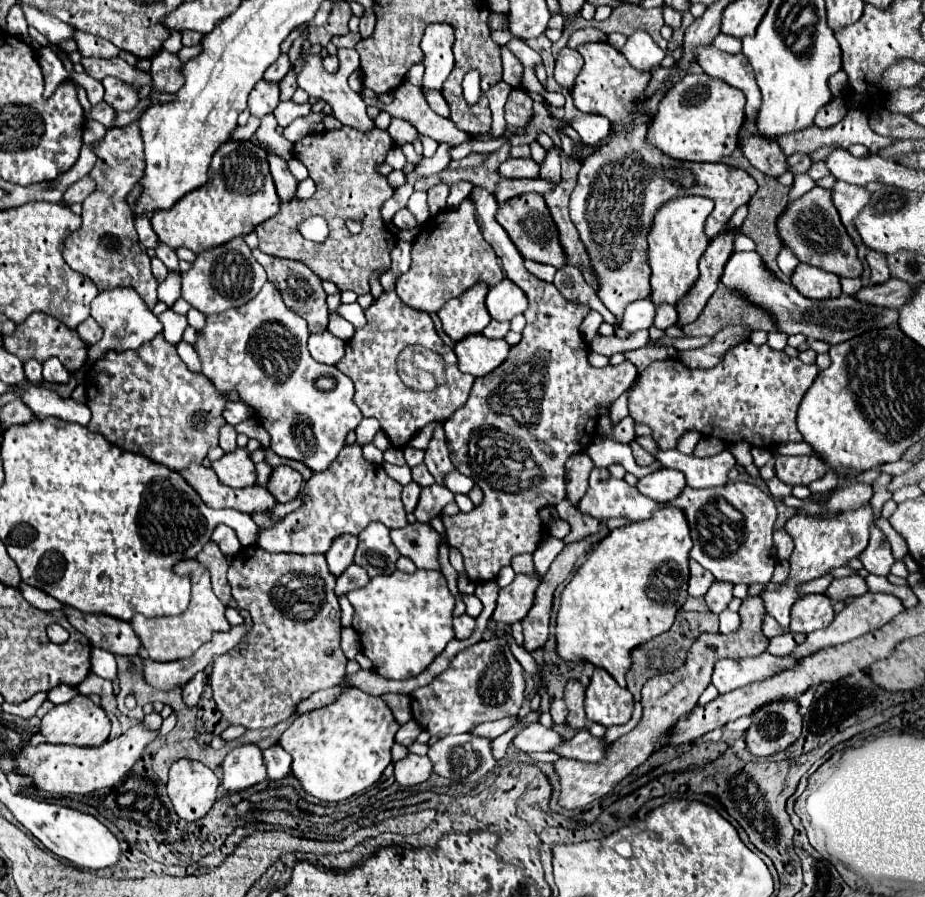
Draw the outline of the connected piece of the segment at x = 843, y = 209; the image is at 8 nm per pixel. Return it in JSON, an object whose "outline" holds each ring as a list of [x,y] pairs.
{"outline":[[[835,181],[835,185],[831,187],[831,199],[833,199],[833,205],[837,207],[839,215],[841,215],[841,221],[843,225],[847,227],[849,235],[853,237],[857,249],[859,249],[859,259],[865,257],[865,245],[861,245],[861,241],[857,241],[857,229],[853,225],[853,219],[857,217],[857,213],[867,205],[869,201],[869,191],[865,191],[863,187],[859,185],[851,185],[851,183],[845,183],[845,181]]]}

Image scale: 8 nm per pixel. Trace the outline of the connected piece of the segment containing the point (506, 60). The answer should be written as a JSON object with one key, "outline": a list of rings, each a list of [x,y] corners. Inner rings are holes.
{"outline":[[[501,45],[501,59],[503,59],[503,81],[511,87],[519,87],[523,77],[521,61],[507,49],[507,45]]]}

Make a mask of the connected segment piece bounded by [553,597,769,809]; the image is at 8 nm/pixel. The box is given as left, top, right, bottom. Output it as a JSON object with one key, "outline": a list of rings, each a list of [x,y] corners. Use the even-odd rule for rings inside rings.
{"outline":[[[759,597],[744,599],[738,613],[741,618],[739,631],[733,631],[727,635],[703,633],[693,643],[693,647],[687,655],[687,663],[679,671],[673,671],[673,673],[663,675],[663,677],[653,677],[645,683],[645,687],[641,691],[641,695],[643,695],[641,697],[641,705],[643,705],[641,721],[637,723],[637,727],[633,731],[629,731],[627,735],[623,735],[615,743],[611,743],[609,753],[605,753],[605,757],[601,761],[581,763],[581,761],[573,761],[573,759],[559,759],[553,763],[555,773],[559,777],[559,783],[561,783],[561,795],[559,795],[561,807],[581,809],[581,807],[593,803],[595,799],[607,795],[623,777],[627,777],[635,767],[639,767],[643,761],[647,761],[647,757],[655,749],[665,745],[665,741],[667,741],[665,737],[669,737],[669,731],[677,723],[677,719],[681,715],[691,713],[693,707],[697,705],[699,695],[709,685],[711,675],[713,675],[713,667],[719,659],[751,657],[751,655],[759,655],[767,649],[769,639],[762,631],[765,609],[763,609],[761,599]]]}

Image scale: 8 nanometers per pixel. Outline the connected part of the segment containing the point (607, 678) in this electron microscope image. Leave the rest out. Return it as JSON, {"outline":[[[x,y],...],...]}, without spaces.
{"outline":[[[595,669],[585,691],[585,713],[589,721],[605,727],[623,725],[631,719],[633,705],[633,695],[627,689],[619,687],[605,669]]]}

